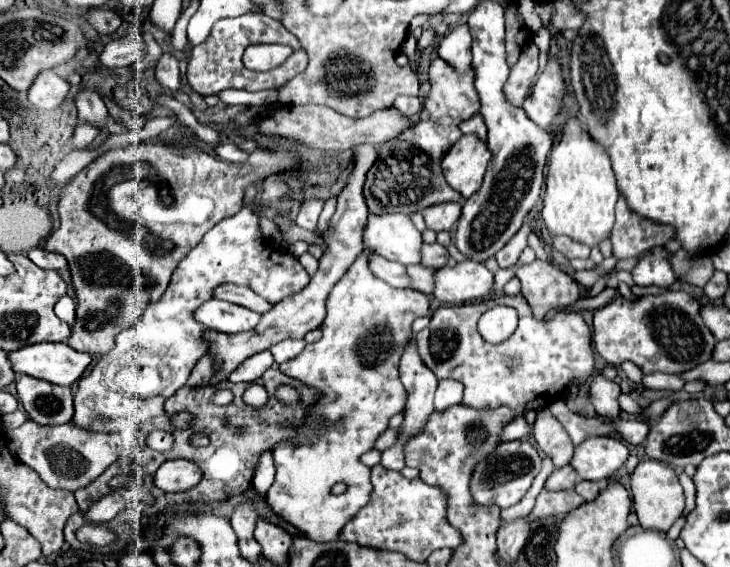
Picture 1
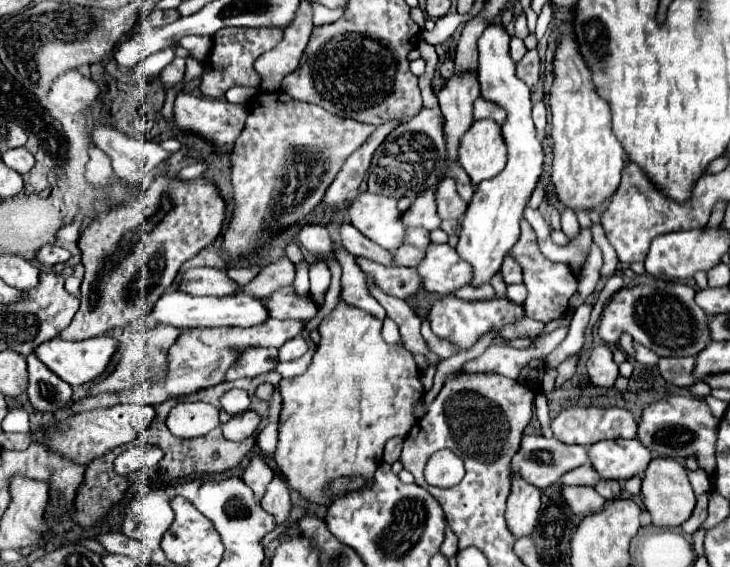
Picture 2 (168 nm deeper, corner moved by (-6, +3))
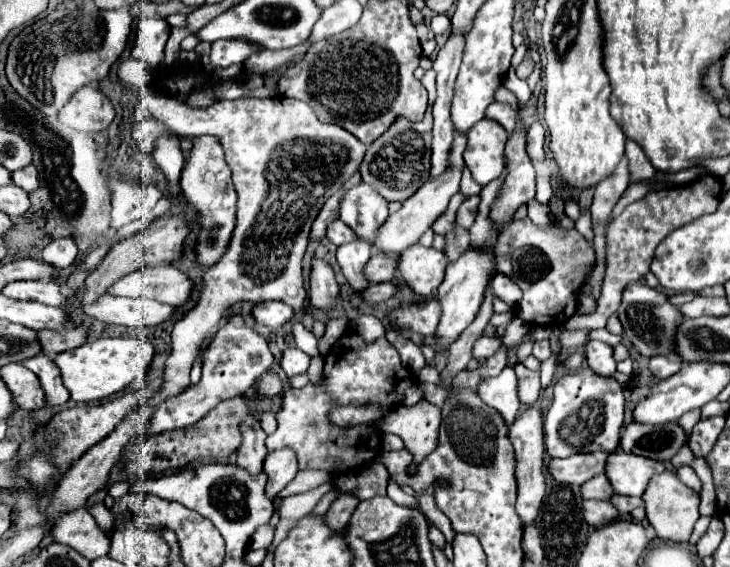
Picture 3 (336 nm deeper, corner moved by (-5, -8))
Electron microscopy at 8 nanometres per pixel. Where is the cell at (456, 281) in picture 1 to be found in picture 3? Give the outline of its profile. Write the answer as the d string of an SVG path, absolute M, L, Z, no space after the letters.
M413 245L401 253L399 259L399 273L403 275L405 283L421 297L435 297L439 285L445 279L447 269L447 257L445 253Z

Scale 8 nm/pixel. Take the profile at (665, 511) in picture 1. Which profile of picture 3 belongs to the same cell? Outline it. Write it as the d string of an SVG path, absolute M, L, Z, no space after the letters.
M663 471L659 475L653 475L653 479L649 481L645 493L643 493L643 503L645 503L645 511L647 511L647 519L653 525L653 529L657 531L657 537L663 541L673 541L673 543L687 543L691 533L693 533L693 525L699 519L699 495L695 491L691 491L689 487L685 487L675 471Z

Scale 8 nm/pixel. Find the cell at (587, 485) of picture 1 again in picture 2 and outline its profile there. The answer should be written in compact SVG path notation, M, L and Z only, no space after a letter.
M602 480L602 482L596 484L596 490L598 490L600 496L604 496L606 500L612 502L612 500L616 500L618 494L622 492L622 484L616 482L616 480Z

